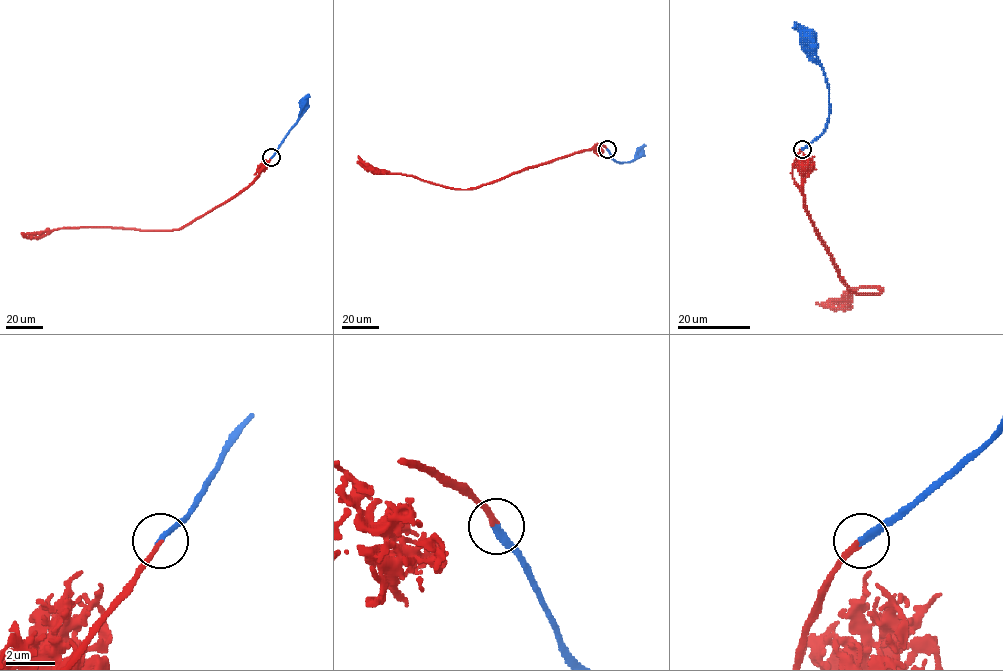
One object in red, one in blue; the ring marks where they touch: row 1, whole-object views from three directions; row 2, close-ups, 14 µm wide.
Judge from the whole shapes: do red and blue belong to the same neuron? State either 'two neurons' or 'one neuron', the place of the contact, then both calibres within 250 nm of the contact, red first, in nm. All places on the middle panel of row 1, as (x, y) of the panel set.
one neuron; place (607, 149); calibres 200 and 280 nm

